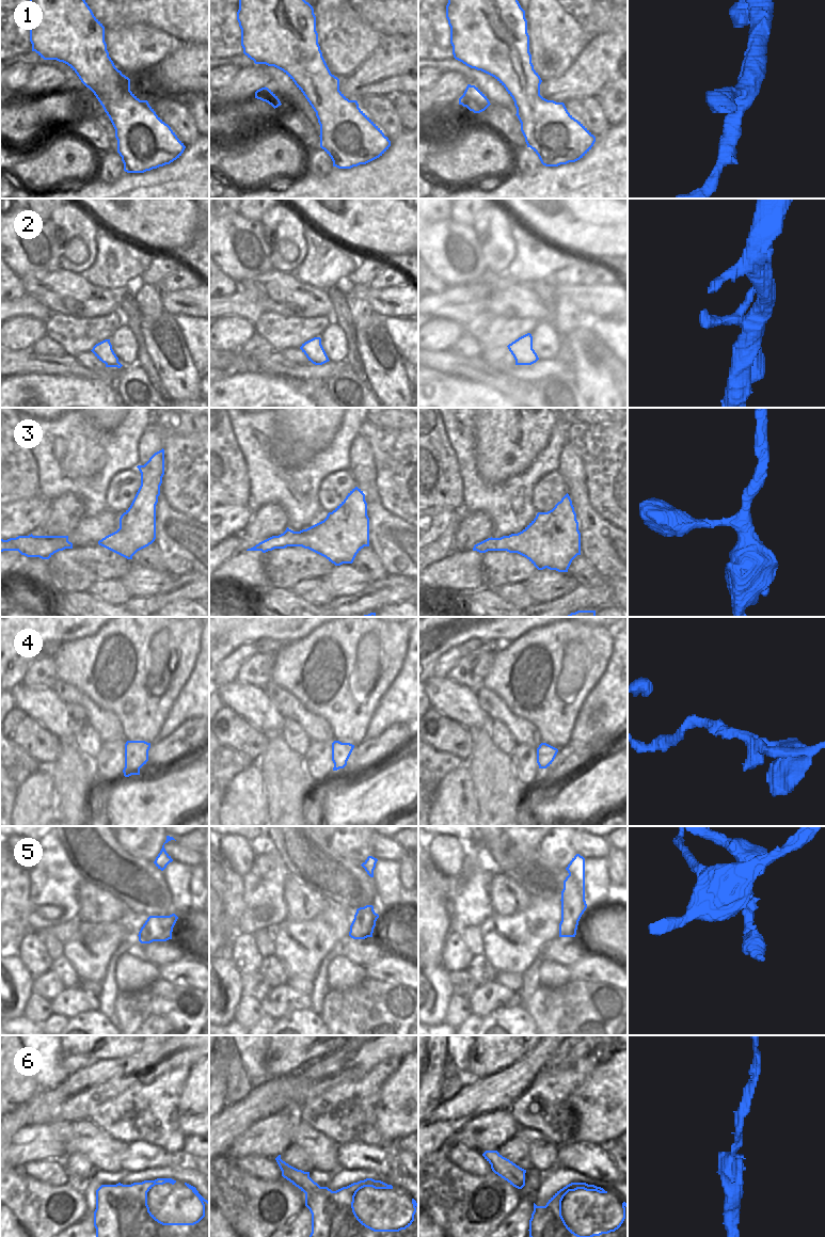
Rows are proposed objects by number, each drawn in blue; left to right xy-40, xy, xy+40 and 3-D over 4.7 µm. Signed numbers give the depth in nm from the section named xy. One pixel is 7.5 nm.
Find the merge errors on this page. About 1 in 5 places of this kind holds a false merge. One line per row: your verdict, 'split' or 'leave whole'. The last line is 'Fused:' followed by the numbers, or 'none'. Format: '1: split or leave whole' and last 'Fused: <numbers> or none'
1: leave whole
2: leave whole
3: leave whole
4: leave whole
5: leave whole
6: leave whole
Fused: none

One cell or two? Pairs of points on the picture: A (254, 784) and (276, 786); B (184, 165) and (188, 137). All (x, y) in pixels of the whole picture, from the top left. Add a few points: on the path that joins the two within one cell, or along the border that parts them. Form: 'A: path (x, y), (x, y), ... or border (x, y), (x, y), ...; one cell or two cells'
A: border (254, 763), (260, 770), (263, 776), (268, 810); two cells
B: border (197, 138), (186, 147); two cells

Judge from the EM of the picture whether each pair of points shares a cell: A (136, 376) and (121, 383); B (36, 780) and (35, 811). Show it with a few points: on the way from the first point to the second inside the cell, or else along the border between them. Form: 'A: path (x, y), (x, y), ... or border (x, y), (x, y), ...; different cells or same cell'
A: path (132, 378), (124, 383); same cell
B: path (36, 788), (35, 804); same cell

